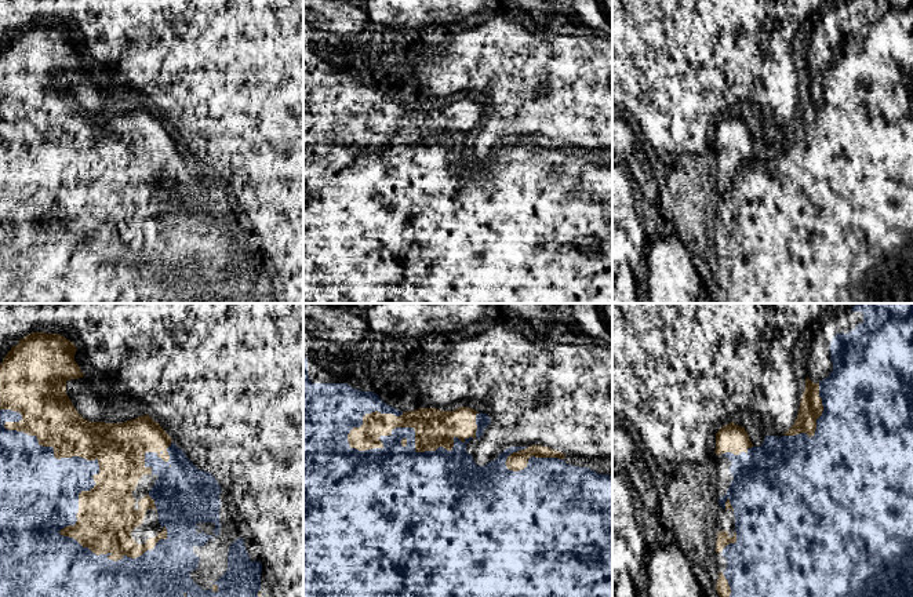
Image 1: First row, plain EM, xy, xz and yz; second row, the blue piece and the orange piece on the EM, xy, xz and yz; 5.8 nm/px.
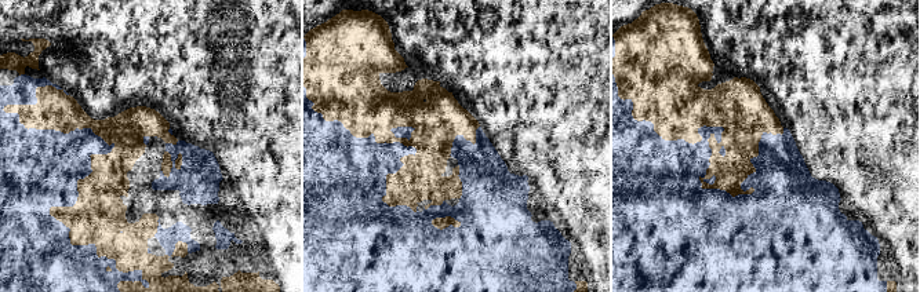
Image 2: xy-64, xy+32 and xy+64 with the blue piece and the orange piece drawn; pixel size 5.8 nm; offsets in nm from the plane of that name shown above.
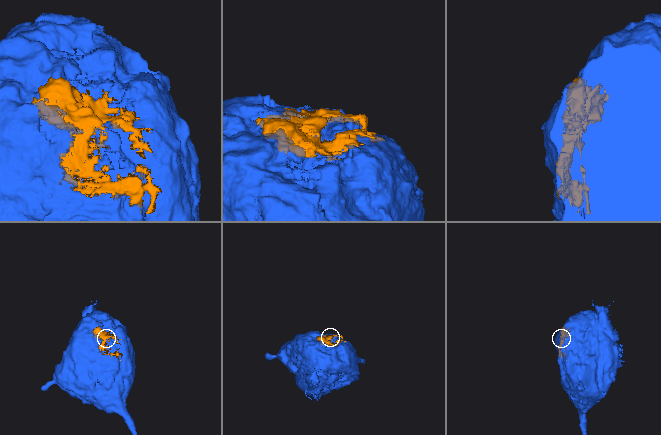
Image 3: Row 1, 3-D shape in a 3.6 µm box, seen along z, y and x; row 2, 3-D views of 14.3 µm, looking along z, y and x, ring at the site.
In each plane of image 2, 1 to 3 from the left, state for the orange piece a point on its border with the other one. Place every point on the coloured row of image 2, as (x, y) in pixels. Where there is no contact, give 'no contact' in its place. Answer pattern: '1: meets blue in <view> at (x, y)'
1: meets blue in xy-64 at (76, 185)
2: meets blue in xy+32 at (399, 142)
3: meets blue in xy+64 at (708, 127)

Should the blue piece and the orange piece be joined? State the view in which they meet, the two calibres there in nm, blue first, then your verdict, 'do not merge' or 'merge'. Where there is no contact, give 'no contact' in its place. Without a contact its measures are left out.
contact in xy; calibres 320 and 340 nm; merge

